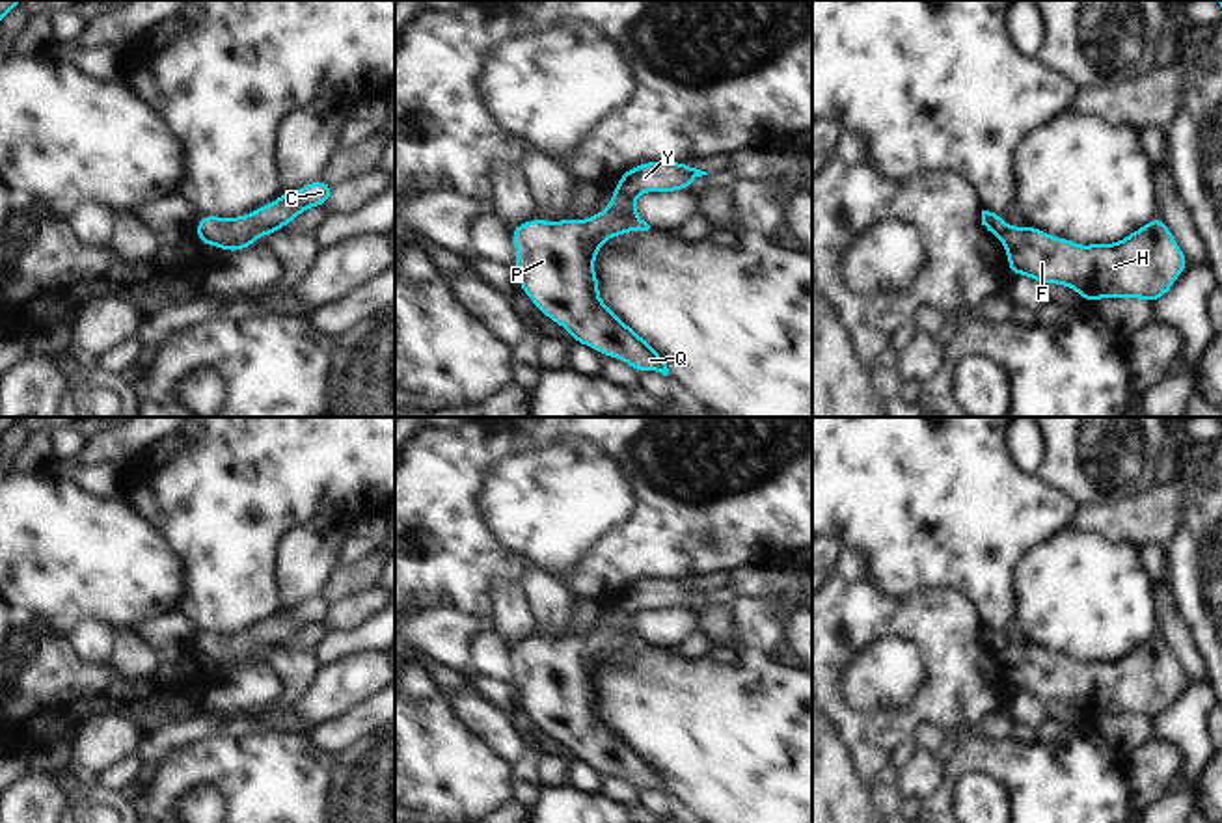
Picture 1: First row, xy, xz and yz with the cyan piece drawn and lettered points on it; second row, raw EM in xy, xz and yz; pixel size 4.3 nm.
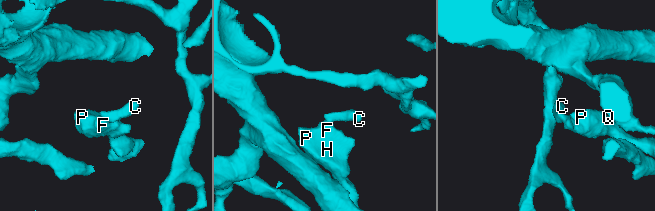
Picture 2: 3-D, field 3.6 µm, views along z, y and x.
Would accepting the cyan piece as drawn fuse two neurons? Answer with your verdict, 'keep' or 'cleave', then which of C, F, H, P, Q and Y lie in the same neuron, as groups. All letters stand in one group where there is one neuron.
cleave; groups C Y / F H P Q

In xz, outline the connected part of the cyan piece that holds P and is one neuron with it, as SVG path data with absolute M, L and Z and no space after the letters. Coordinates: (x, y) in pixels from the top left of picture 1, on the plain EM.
M615 605L611 613L609 624L587 637L548 639L533 635L512 644L520 706L542 732L563 743L577 762L587 762L602 773L622 776L635 789L656 788L667 793L665 776L631 743L624 741L598 711L600 696L592 681L604 659L630 648L650 646L637 631L635 616L630 611Z

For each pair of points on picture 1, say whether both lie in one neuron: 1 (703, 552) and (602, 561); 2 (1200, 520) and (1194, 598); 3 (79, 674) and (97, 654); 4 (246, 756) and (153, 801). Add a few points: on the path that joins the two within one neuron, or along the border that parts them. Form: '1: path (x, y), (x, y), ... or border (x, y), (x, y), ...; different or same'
1: path (678, 552), (632, 552), (626, 555); same
2: path (1200, 539), (1196, 548), (1196, 580); same
3: border (67, 635), (88, 661), (107, 665); different
4: path (224, 762), (202, 762), (185, 769), (176, 779); same

